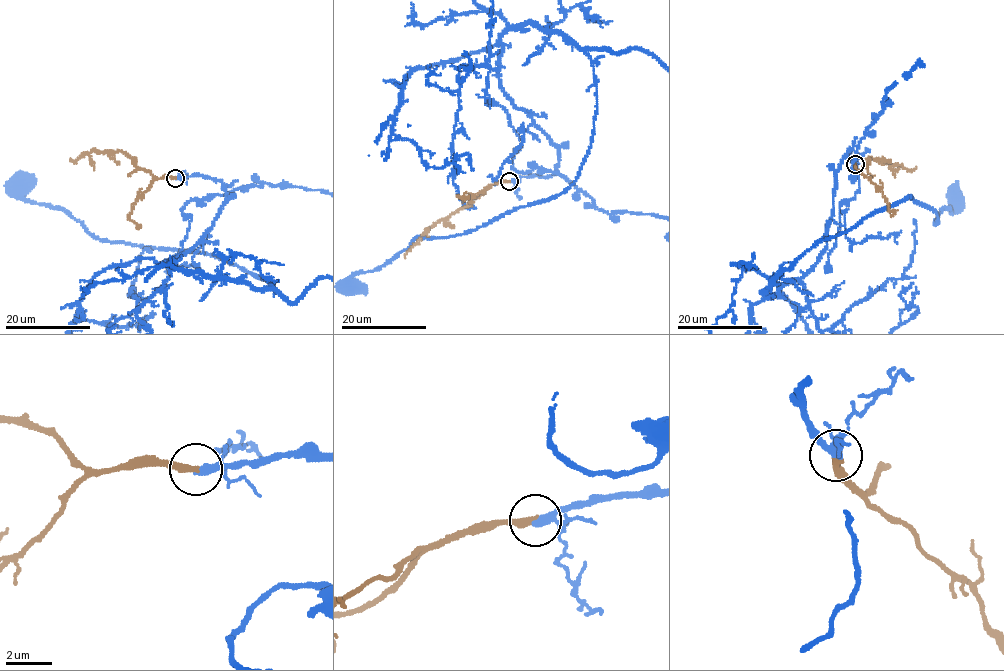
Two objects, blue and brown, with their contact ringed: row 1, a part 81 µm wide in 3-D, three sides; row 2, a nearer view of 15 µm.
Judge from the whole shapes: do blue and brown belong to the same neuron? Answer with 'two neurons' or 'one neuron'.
one neuron

